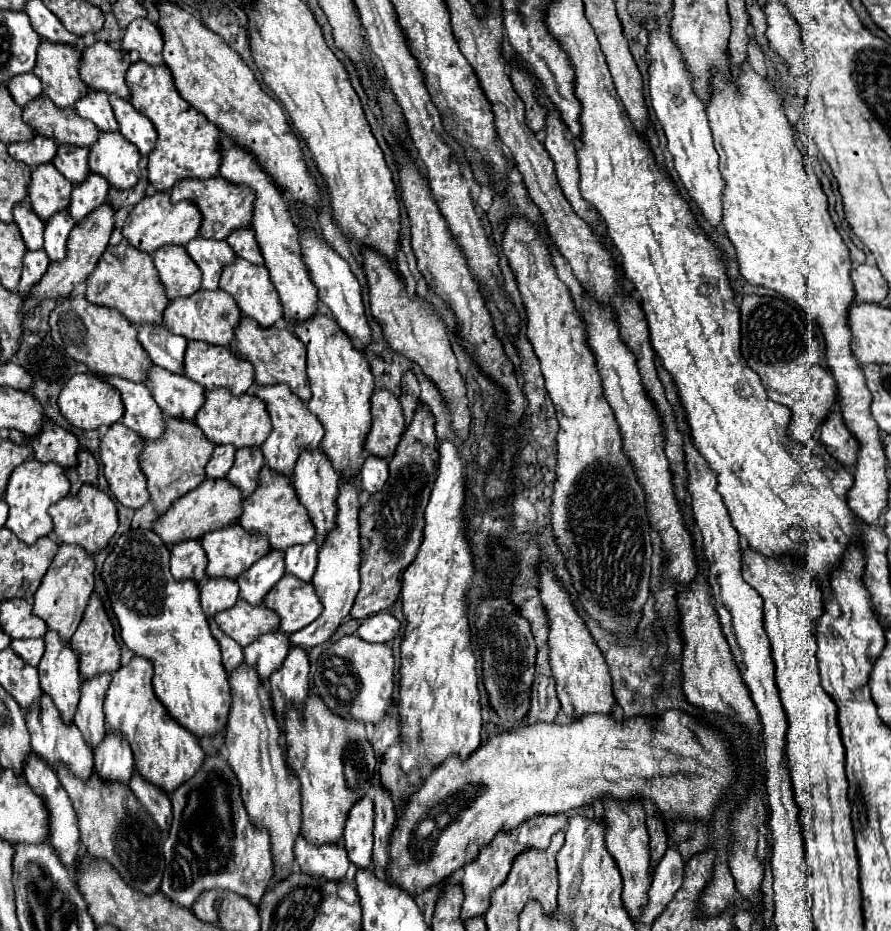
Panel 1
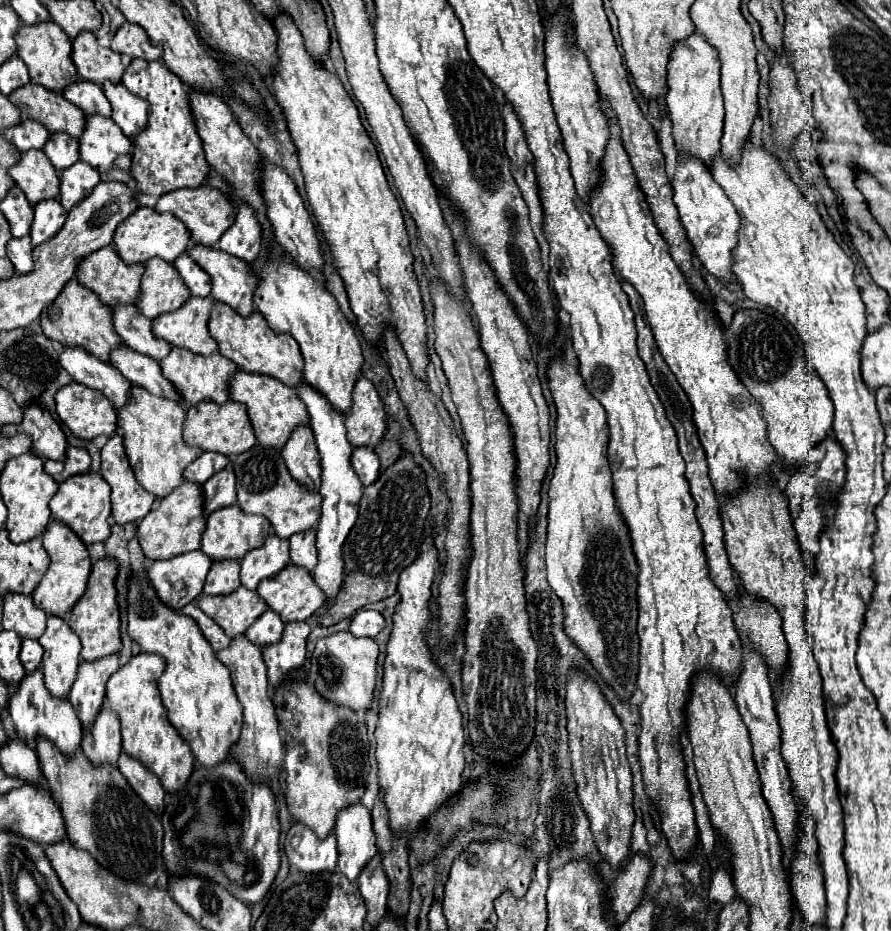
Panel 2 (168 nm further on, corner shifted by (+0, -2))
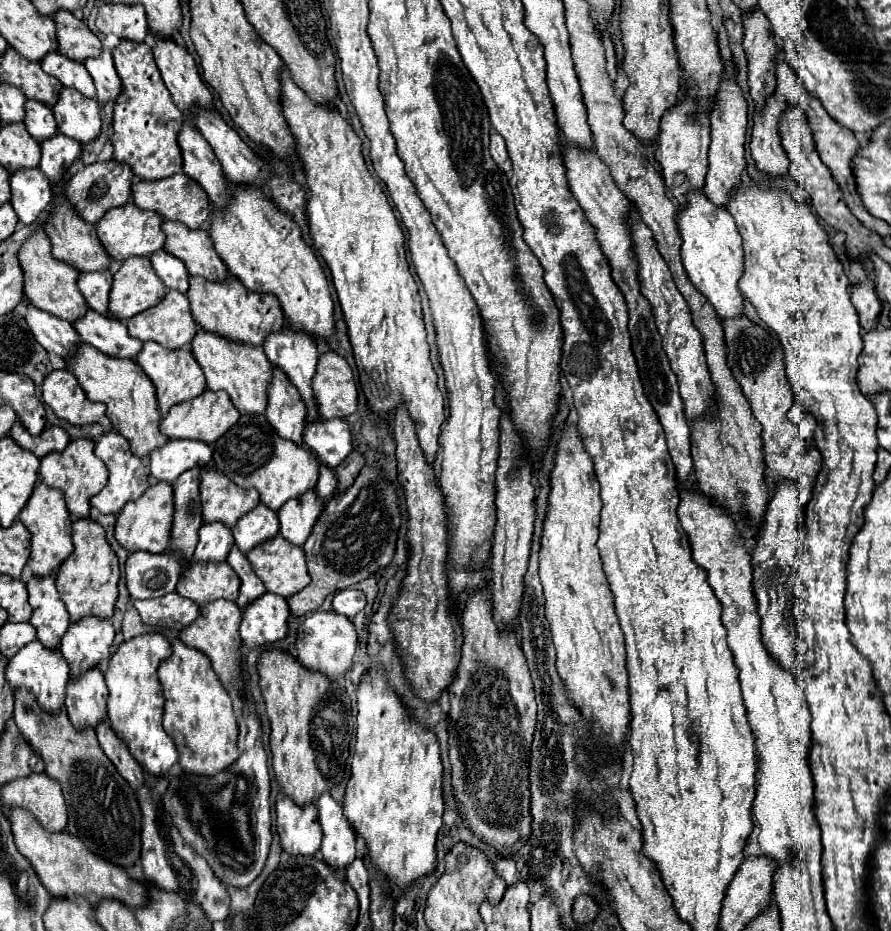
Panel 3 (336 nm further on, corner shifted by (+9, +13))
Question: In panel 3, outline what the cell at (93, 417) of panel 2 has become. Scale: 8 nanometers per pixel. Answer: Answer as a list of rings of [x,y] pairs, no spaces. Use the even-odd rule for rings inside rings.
[[[68,369],[48,373],[42,383],[42,399],[60,419],[72,425],[96,423],[106,413],[106,405],[92,403],[80,387],[76,375]]]

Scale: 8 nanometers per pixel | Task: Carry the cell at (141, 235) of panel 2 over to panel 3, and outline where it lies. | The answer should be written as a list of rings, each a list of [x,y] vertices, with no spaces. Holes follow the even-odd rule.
[[[128,201],[122,207],[110,209],[104,215],[104,219],[100,219],[96,223],[96,233],[102,241],[102,245],[106,247],[106,251],[112,255],[112,259],[124,261],[134,255],[144,255],[144,257],[148,255],[150,257],[154,251],[162,249],[166,243],[166,235],[162,233],[162,223],[164,223],[164,219],[158,213],[142,211],[132,201]]]

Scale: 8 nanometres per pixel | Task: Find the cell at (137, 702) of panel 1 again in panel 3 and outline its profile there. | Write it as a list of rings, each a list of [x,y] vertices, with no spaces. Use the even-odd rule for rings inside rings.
[[[162,633],[138,635],[130,641],[124,641],[116,649],[104,673],[110,691],[108,719],[112,731],[128,745],[136,761],[140,761],[140,765],[144,765],[144,769],[154,775],[168,775],[168,769],[178,761],[178,749],[174,745],[174,739],[168,737],[168,733],[162,727],[162,711],[164,711],[164,705],[160,705],[162,687],[156,675],[160,661],[164,661],[170,653],[172,653],[170,643]]]

